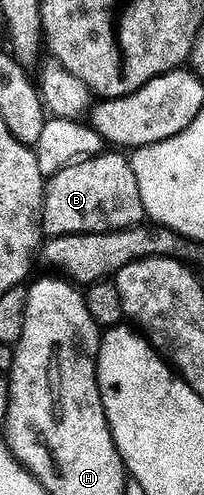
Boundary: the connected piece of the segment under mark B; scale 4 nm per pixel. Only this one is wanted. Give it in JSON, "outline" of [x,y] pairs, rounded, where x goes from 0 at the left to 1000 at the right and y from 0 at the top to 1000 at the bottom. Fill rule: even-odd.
{"outline":[[[510,309],[461,313],[446,321],[402,321],[392,329],[299,341],[299,349],[245,356],[225,372],[230,394],[211,402],[211,465],[235,477],[623,467],[706,448],[711,428],[691,406],[691,382],[672,382],[672,349],[652,349],[652,333],[618,311],[564,311],[583,313]]]}

